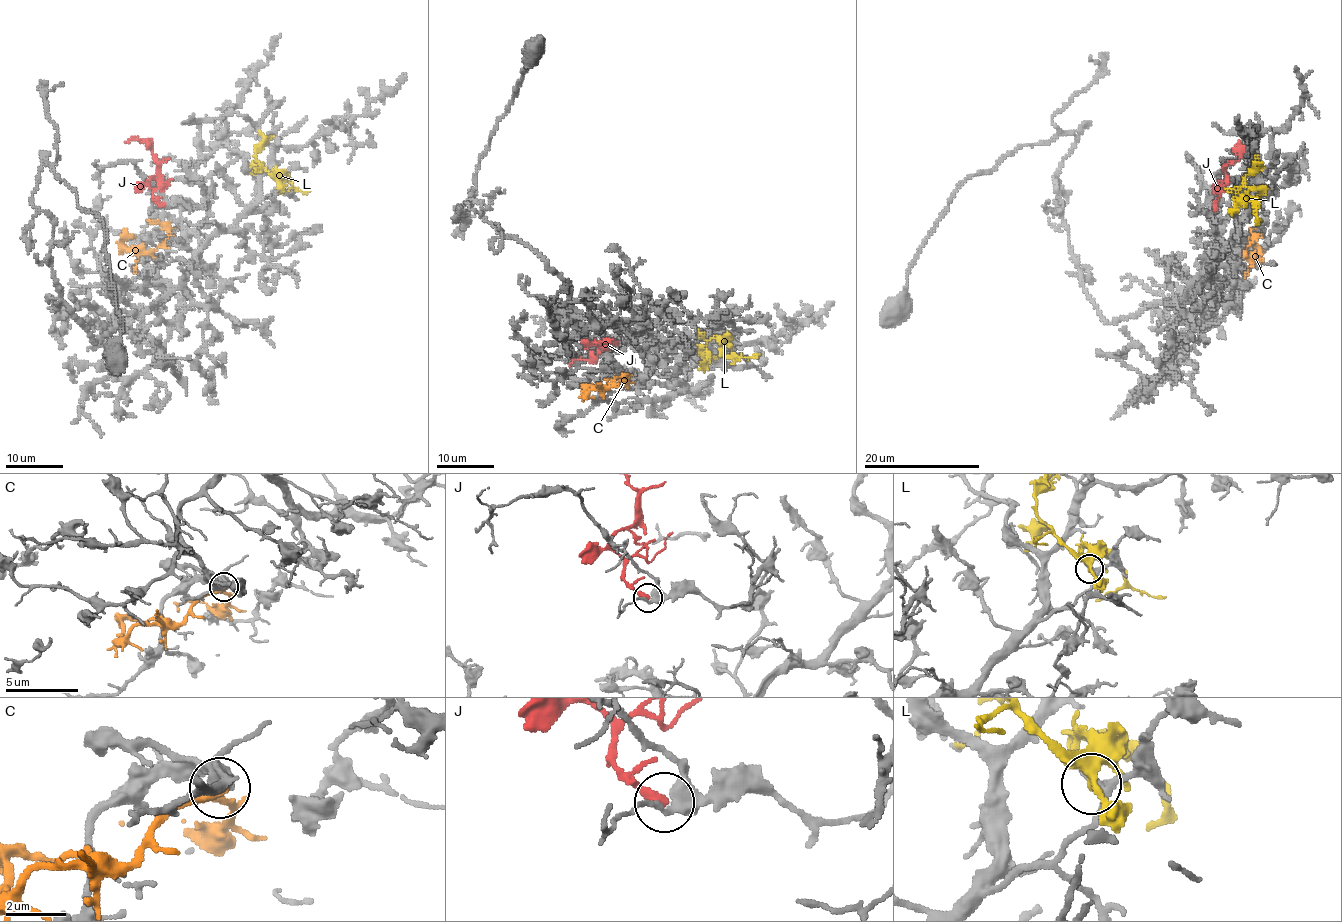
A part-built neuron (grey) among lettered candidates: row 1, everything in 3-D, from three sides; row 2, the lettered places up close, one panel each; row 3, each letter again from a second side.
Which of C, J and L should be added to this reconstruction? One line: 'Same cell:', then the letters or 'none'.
Same cell: none

